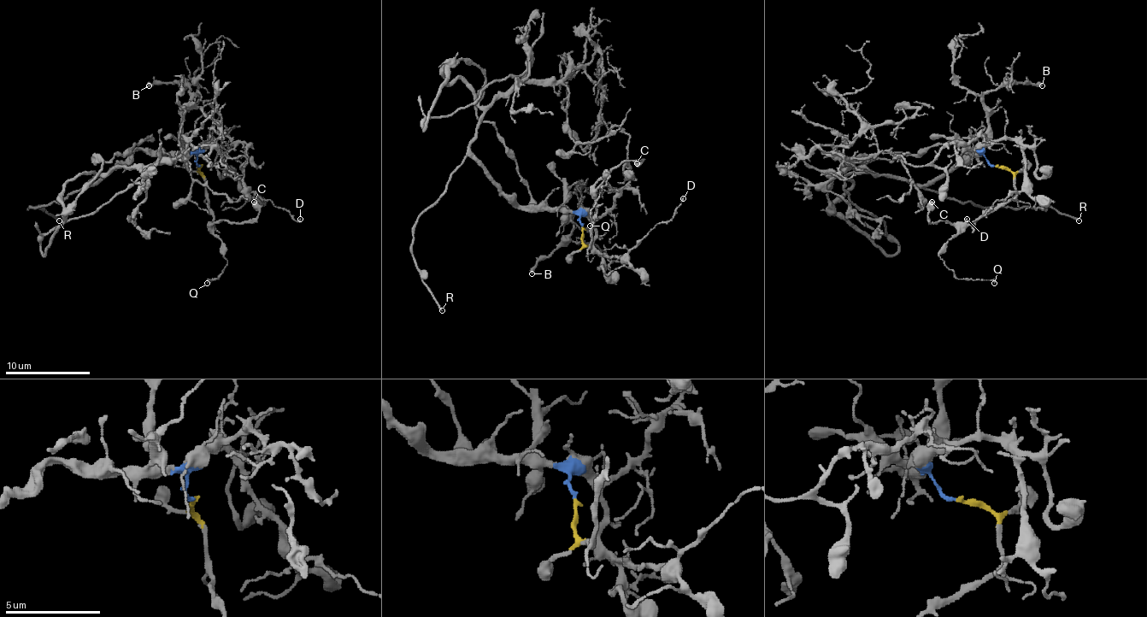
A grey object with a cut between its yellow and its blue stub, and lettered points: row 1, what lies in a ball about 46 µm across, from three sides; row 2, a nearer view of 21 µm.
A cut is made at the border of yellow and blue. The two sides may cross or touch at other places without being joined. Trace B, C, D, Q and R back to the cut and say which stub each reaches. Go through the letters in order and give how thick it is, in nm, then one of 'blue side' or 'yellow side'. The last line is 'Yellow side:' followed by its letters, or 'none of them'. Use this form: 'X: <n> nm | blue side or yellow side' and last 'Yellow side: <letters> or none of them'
B: 360 nm | blue side
C: 550 nm | yellow side
D: 120 nm | blue side
Q: 160 nm | yellow side
R: 170 nm | blue side
Yellow side: C, Q

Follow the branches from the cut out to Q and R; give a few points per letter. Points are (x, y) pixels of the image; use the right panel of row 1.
Q: (996, 165), (1004, 165), (1013, 173), (1014, 195), (960, 231), (940, 254), (960, 279), (991, 279), (993, 284)
R: (996, 165), (977, 150), (928, 186), (924, 186), (960, 201), (985, 208), (1053, 208), (1079, 220)

